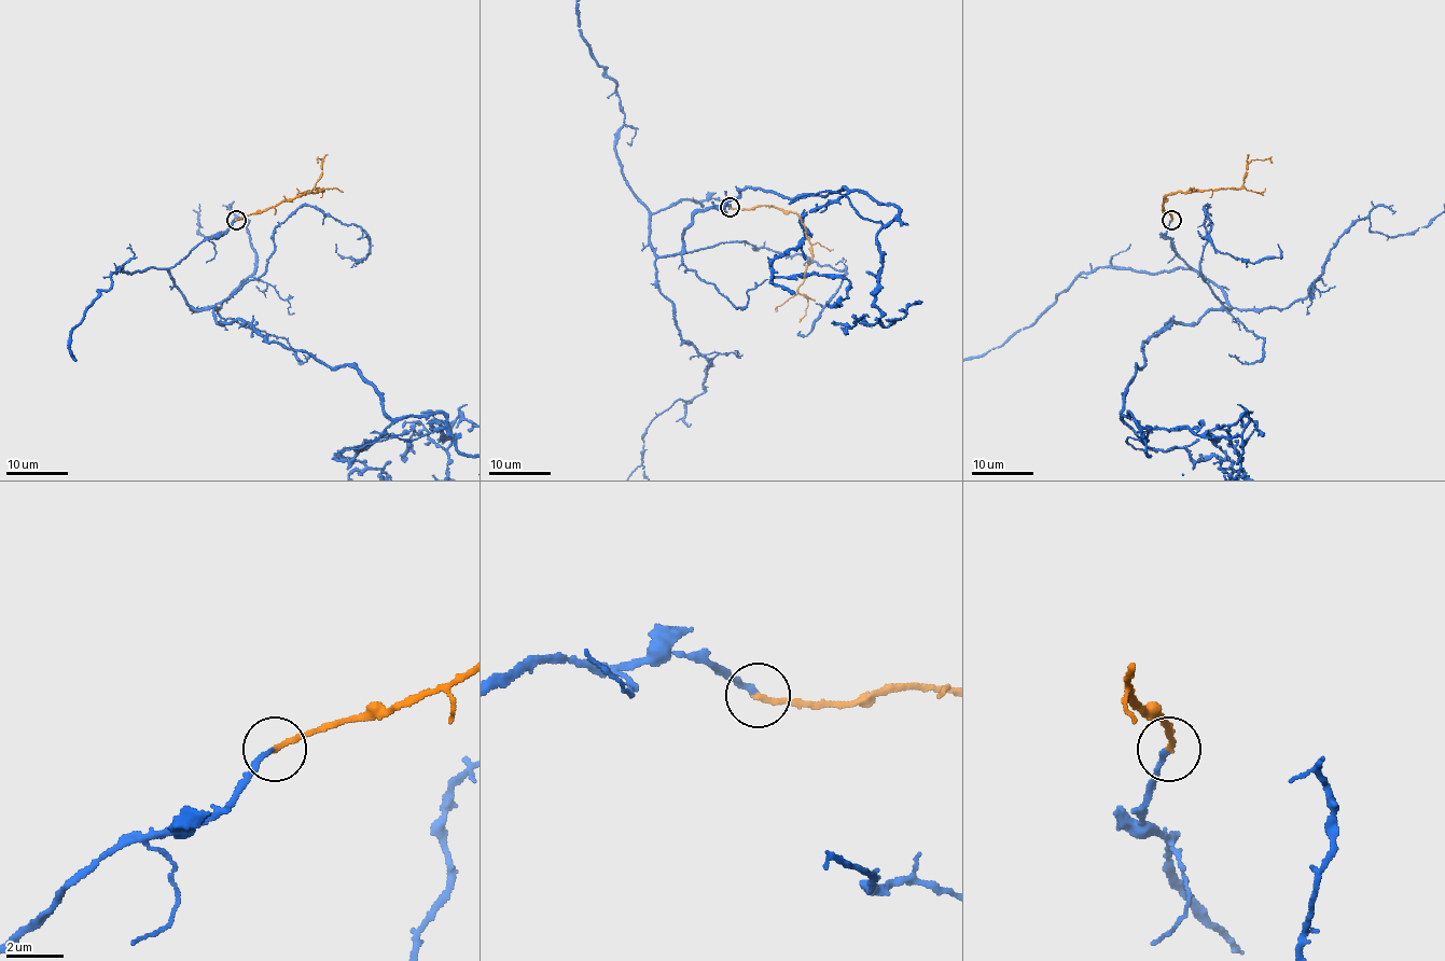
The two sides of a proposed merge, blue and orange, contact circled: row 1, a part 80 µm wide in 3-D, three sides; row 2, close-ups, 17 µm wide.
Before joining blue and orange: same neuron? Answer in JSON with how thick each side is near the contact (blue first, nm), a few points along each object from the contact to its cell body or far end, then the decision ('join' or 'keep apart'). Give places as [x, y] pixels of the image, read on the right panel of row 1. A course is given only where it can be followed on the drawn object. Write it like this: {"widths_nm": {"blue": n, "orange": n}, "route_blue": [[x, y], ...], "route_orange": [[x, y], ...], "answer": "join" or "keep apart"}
{"widths_nm": {"blue": 180, "orange": 200}, "route_orange": [[1170, 220], [1162, 208], [1166, 195], [1238, 187], [1246, 177], [1247, 165], [1266, 158], [1272, 163]], "answer": "join"}

